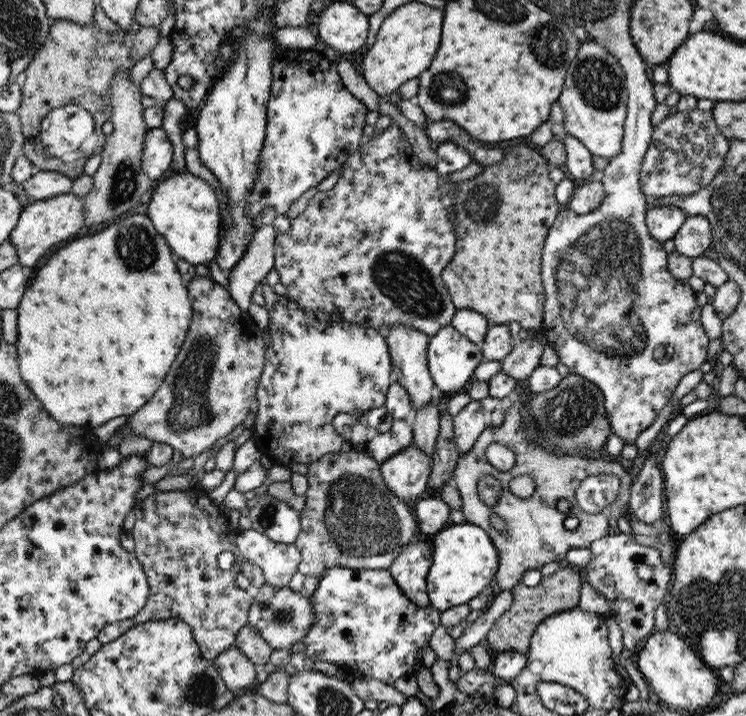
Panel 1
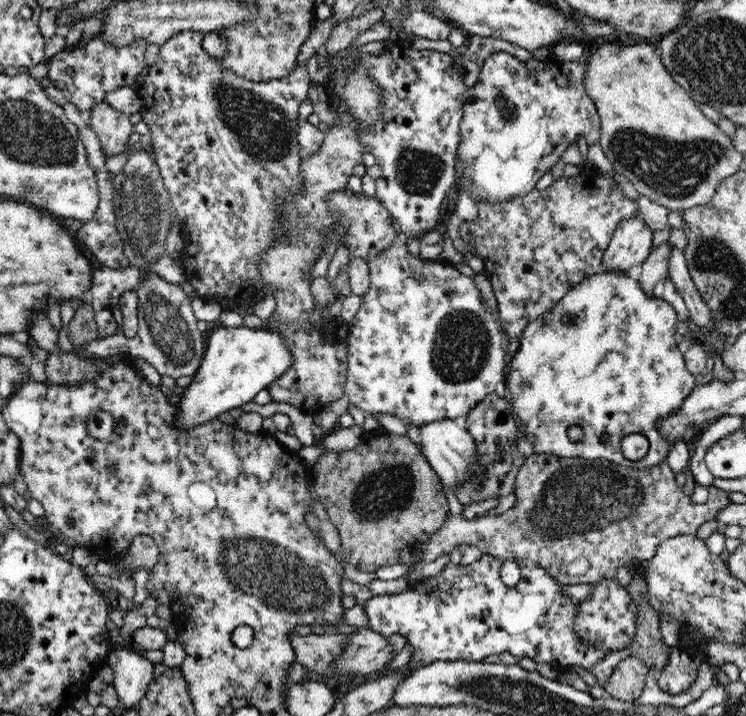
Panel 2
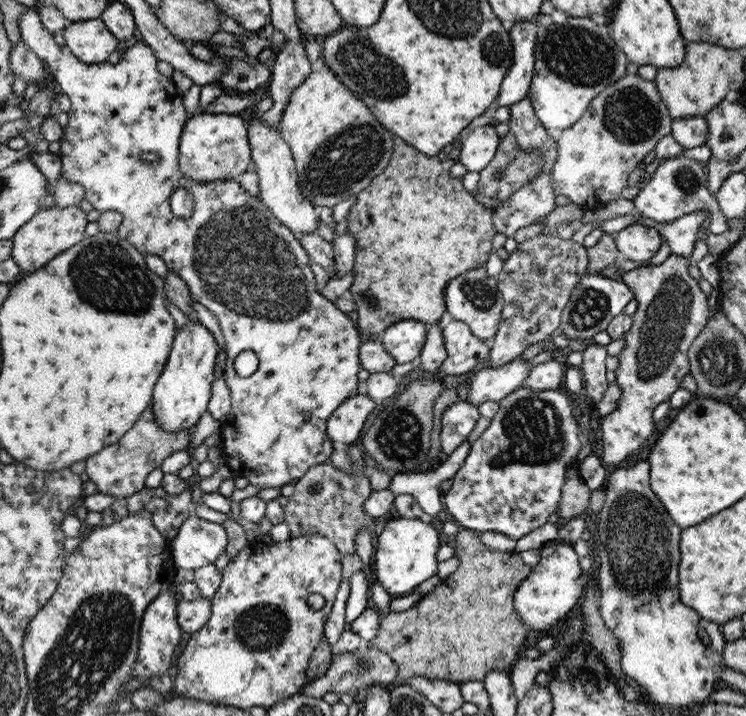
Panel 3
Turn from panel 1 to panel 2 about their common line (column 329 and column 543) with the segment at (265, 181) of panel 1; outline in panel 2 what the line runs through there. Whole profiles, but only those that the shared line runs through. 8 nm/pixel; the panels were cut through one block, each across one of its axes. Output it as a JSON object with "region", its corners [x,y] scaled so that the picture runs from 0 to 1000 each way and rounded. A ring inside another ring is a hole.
{"region":[[[678,73],[661,74],[655,81],[651,81],[651,85],[646,91],[639,117],[627,123],[622,134],[623,147],[621,148],[621,163],[615,173],[618,197],[614,207],[614,223],[617,223],[619,235],[617,235],[617,254],[613,254],[610,258],[615,272],[619,265],[626,265],[633,271],[634,279],[637,279],[639,285],[643,285],[646,279],[665,285],[665,282],[676,282],[676,279],[697,277],[697,274],[708,271],[710,265],[717,263],[718,254],[721,254],[732,240],[737,240],[740,233],[751,225],[751,221],[761,204],[773,201],[772,196],[775,196],[777,190],[783,190],[783,196],[786,196],[788,203],[794,203],[796,198],[804,196],[804,161],[802,161],[799,145],[796,145],[794,135],[788,133],[787,123],[784,123],[786,98],[788,98],[786,87],[752,85],[745,81],[740,84],[739,78],[735,78],[729,85],[718,84],[714,80],[710,87],[712,85],[714,85],[716,91],[716,112],[712,112],[710,103],[708,103],[705,88],[697,87],[694,81],[678,75]]]}

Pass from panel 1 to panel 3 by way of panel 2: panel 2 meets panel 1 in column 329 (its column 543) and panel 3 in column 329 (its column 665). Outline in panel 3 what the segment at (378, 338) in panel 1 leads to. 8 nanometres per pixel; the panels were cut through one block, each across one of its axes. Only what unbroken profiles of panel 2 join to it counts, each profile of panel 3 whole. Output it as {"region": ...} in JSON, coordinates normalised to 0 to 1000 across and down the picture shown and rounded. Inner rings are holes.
{"region":[[[52,7],[34,11],[32,20],[29,20],[27,31],[24,31],[24,42],[27,43],[29,60],[35,61],[36,67],[40,67],[40,71],[48,75],[63,92],[63,98],[74,110],[72,117],[82,128],[82,133],[88,133],[95,140],[95,151],[90,156],[92,162],[91,173],[86,177],[83,193],[79,196],[82,201],[79,218],[83,222],[83,247],[94,254],[110,258],[115,279],[119,279],[129,293],[134,296],[155,295],[164,299],[166,307],[155,327],[172,338],[178,339],[190,355],[214,358],[224,374],[233,378],[233,381],[239,381],[244,387],[244,391],[249,394],[257,418],[263,418],[265,423],[290,440],[298,469],[300,469],[300,490],[304,493],[304,513],[300,515],[298,525],[300,525],[300,531],[310,550],[310,573],[295,587],[298,595],[296,608],[300,617],[299,644],[300,648],[310,654],[312,666],[330,668],[334,676],[350,683],[378,682],[382,676],[395,677],[397,672],[405,668],[405,663],[410,662],[410,658],[420,651],[442,647],[442,637],[445,637],[445,631],[448,631],[452,620],[445,617],[445,613],[440,609],[438,587],[442,584],[442,578],[464,556],[472,556],[472,553],[480,552],[480,539],[483,539],[480,520],[484,515],[481,514],[483,496],[480,496],[480,489],[483,489],[483,483],[485,483],[485,479],[492,472],[480,461],[477,450],[475,451],[466,439],[456,434],[448,423],[440,419],[440,416],[434,416],[426,406],[424,390],[421,390],[421,380],[416,376],[418,363],[410,348],[405,345],[402,335],[362,296],[362,292],[350,281],[347,274],[343,275],[335,271],[335,268],[330,268],[324,263],[324,258],[320,257],[319,250],[263,254],[245,249],[240,229],[240,201],[244,182],[253,162],[249,152],[247,152],[245,135],[241,134],[243,130],[236,124],[228,108],[218,106],[218,103],[212,101],[212,84],[193,57],[172,68],[161,89],[149,91],[142,87],[121,89],[109,87],[87,63],[79,64],[75,61],[71,49],[66,43],[62,43],[56,35]],[[196,212],[209,215],[212,223],[206,223],[206,226],[190,223],[188,218]],[[236,260],[248,263],[259,271],[261,291],[252,303],[239,303],[231,297],[228,274],[231,274],[231,268],[233,268]],[[330,489],[338,489],[338,492],[346,496],[347,510],[338,525],[322,528],[314,520],[314,501],[322,492]]]}

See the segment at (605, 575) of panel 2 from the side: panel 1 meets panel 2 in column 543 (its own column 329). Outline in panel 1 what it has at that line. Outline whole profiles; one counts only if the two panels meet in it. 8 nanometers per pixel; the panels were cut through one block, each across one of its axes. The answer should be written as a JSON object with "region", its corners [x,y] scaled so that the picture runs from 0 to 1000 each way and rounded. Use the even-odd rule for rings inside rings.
{"region":[[[468,623],[453,633],[436,634],[432,640],[417,645],[413,649],[413,658],[409,662],[413,672],[413,684],[410,693],[410,709],[401,715],[403,730],[403,746],[394,758],[403,771],[403,785],[399,797],[409,804],[421,804],[426,810],[440,793],[461,792],[469,795],[485,796],[520,796],[524,786],[535,777],[539,767],[550,757],[558,753],[559,723],[552,718],[551,704],[538,701],[536,697],[528,694],[525,684],[517,679],[517,673],[512,668],[511,648],[507,648],[493,633],[473,628]]]}

